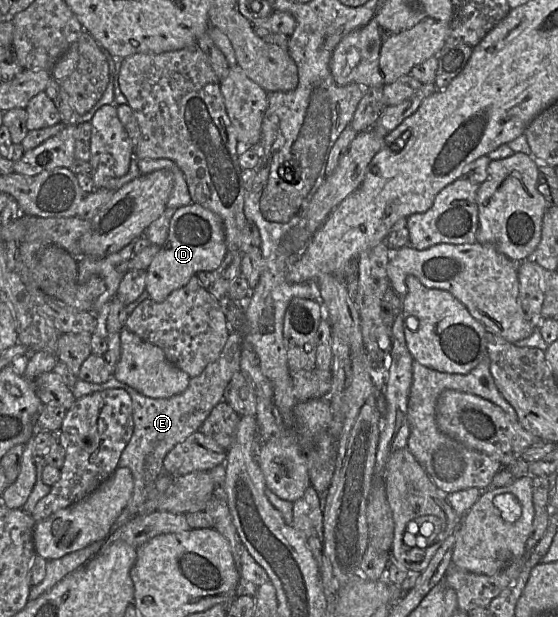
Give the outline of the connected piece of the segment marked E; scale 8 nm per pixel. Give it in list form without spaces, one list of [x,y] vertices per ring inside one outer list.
[[[231,332],[219,357],[207,365],[200,375],[190,378],[184,392],[170,398],[156,399],[144,396],[114,376],[101,384],[77,380],[72,388],[77,400],[86,395],[113,388],[125,390],[132,400],[134,431],[120,456],[118,467],[127,467],[131,470],[134,487],[128,504],[112,525],[110,534],[138,515],[147,497],[148,486],[164,474],[164,457],[175,445],[198,431],[212,409],[224,398],[225,389],[233,374],[240,371],[242,336],[243,334]]]

